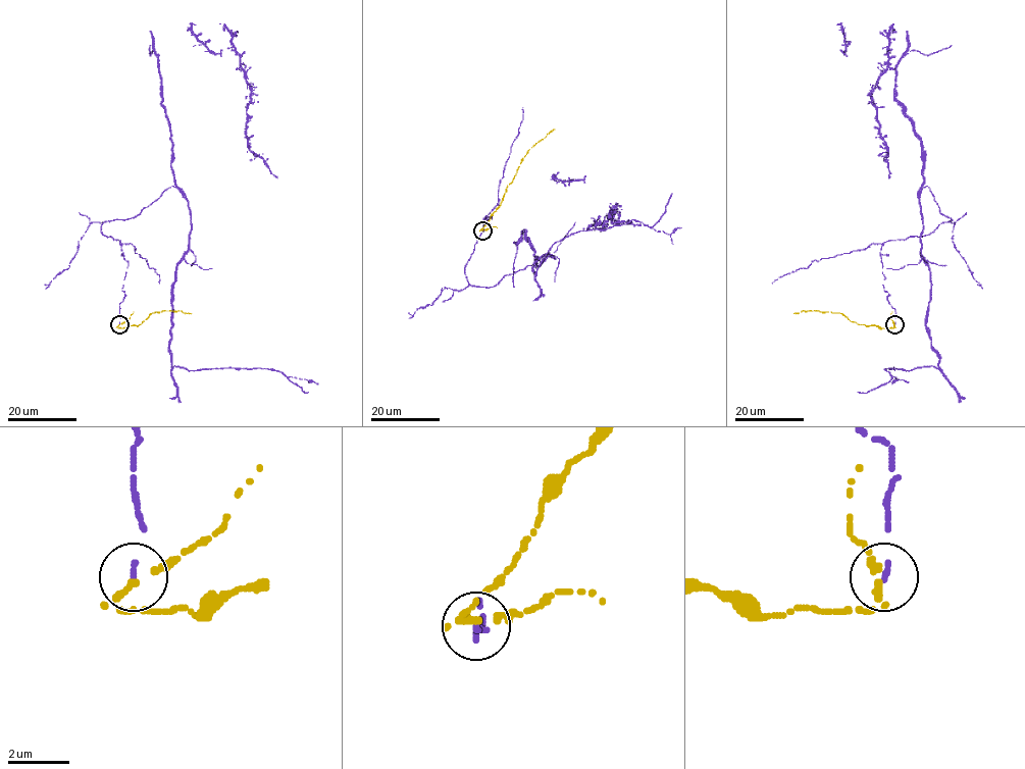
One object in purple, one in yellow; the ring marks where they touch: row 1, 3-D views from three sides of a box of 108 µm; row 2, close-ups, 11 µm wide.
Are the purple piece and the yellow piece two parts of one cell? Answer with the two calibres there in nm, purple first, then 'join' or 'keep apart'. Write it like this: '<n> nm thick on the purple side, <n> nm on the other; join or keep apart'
140 nm thick on the purple side, 220 nm on the other; keep apart

